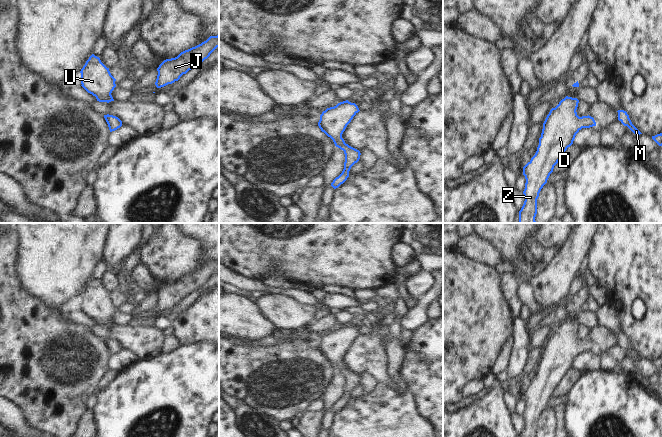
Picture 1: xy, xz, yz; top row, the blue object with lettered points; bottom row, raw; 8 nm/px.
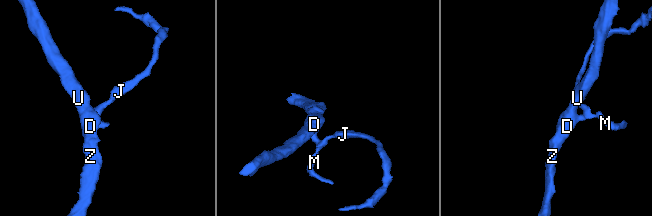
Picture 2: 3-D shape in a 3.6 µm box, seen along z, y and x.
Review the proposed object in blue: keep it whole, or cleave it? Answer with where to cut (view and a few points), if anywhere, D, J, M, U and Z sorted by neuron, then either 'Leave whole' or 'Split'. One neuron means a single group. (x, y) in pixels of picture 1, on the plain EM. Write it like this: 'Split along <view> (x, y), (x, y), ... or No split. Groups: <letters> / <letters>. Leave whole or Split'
No split. Groups: D J M U Z. Leave whole

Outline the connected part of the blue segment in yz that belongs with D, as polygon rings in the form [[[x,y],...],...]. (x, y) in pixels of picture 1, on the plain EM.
[[[566,320],[547,339],[535,379],[523,391],[525,425],[519,437],[537,437],[537,423],[554,390],[582,352],[596,350],[591,340],[577,339],[579,324]]]

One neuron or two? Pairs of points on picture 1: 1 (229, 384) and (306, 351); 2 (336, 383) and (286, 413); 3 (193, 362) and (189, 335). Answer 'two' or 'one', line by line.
1: one
2: two
3: two

